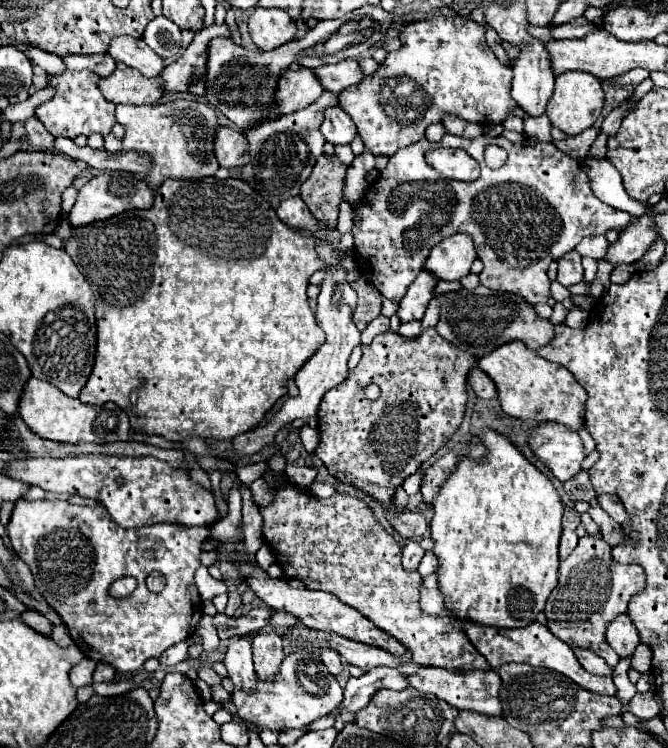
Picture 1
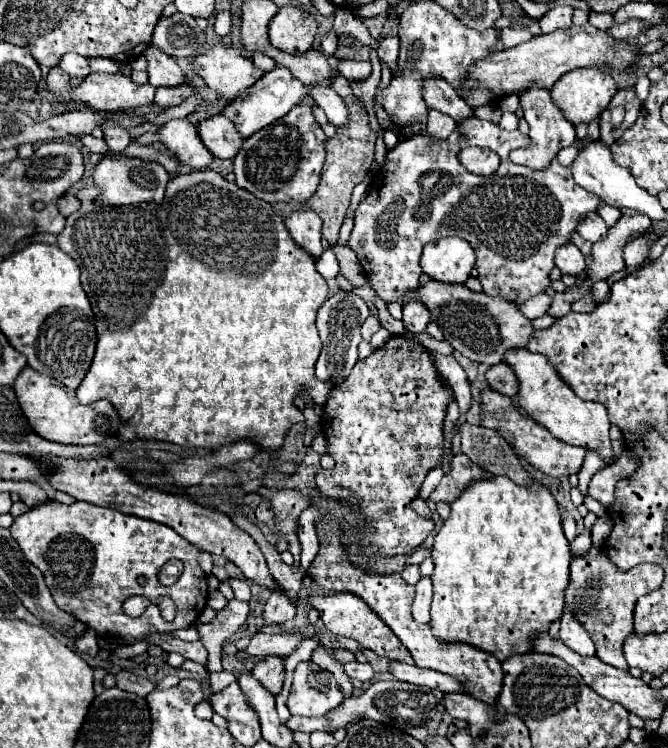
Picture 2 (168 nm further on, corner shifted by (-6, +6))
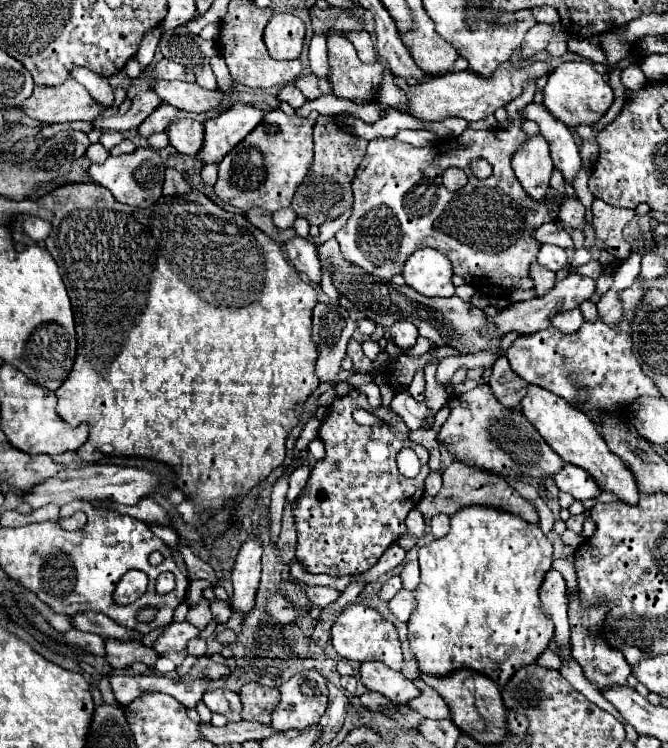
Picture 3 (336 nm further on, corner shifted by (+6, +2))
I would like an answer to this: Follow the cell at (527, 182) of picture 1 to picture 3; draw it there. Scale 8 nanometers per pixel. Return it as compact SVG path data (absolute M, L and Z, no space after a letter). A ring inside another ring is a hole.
M536 85L528 87L520 99L512 101L506 111L514 117L512 127L508 129L494 129L494 131L474 131L466 129L460 137L454 139L438 139L434 145L428 147L412 147L408 143L400 143L396 139L372 139L368 143L368 153L356 171L356 179L352 181L354 191L354 211L348 223L336 233L336 241L340 243L342 257L364 269L366 273L378 277L380 281L392 281L396 273L402 273L406 259L420 247L436 247L452 261L454 273L460 275L468 285L472 285L484 297L504 297L516 289L516 283L530 273L530 265L536 261L540 251L540 243L534 237L534 231L544 223L554 223L556 217L552 215L552 203L558 199L558 205L564 201L566 195L556 195L550 187L542 201L534 201L524 187L518 183L512 167L510 157L512 151L517 151L528 139L526 133L520 129L518 111L524 105L532 103L536 93ZM474 157L484 157L494 173L488 179L476 179L470 171L470 161ZM448 167L458 167L466 173L468 183L460 191L448 191L442 185L442 175Z

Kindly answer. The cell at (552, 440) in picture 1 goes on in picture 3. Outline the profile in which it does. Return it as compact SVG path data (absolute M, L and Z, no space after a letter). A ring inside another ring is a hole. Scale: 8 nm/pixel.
M486 383L448 399L452 409L448 421L440 427L438 439L462 463L486 471L500 471L512 477L554 477L564 467L562 457L550 449L532 423L516 409L500 405Z

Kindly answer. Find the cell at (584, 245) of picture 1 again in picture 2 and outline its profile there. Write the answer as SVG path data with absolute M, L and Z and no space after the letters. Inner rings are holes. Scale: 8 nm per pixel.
M592 213L592 215L586 215L582 221L580 221L580 227L576 227L578 233L586 239L586 241L592 241L596 243L598 239L602 239L608 231L606 223L602 221L602 217L598 213Z

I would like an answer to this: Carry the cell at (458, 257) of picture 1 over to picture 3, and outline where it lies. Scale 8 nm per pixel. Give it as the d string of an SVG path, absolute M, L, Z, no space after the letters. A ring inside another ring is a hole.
M422 247L412 253L402 271L406 283L428 297L452 297L452 263L450 259L432 247Z

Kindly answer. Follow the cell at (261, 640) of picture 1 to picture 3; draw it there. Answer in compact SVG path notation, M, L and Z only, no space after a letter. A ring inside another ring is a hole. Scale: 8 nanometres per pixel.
M250 681L240 689L240 699L244 705L242 717L246 721L260 721L260 723L270 723L272 709L280 701L278 689L264 687L256 681Z

